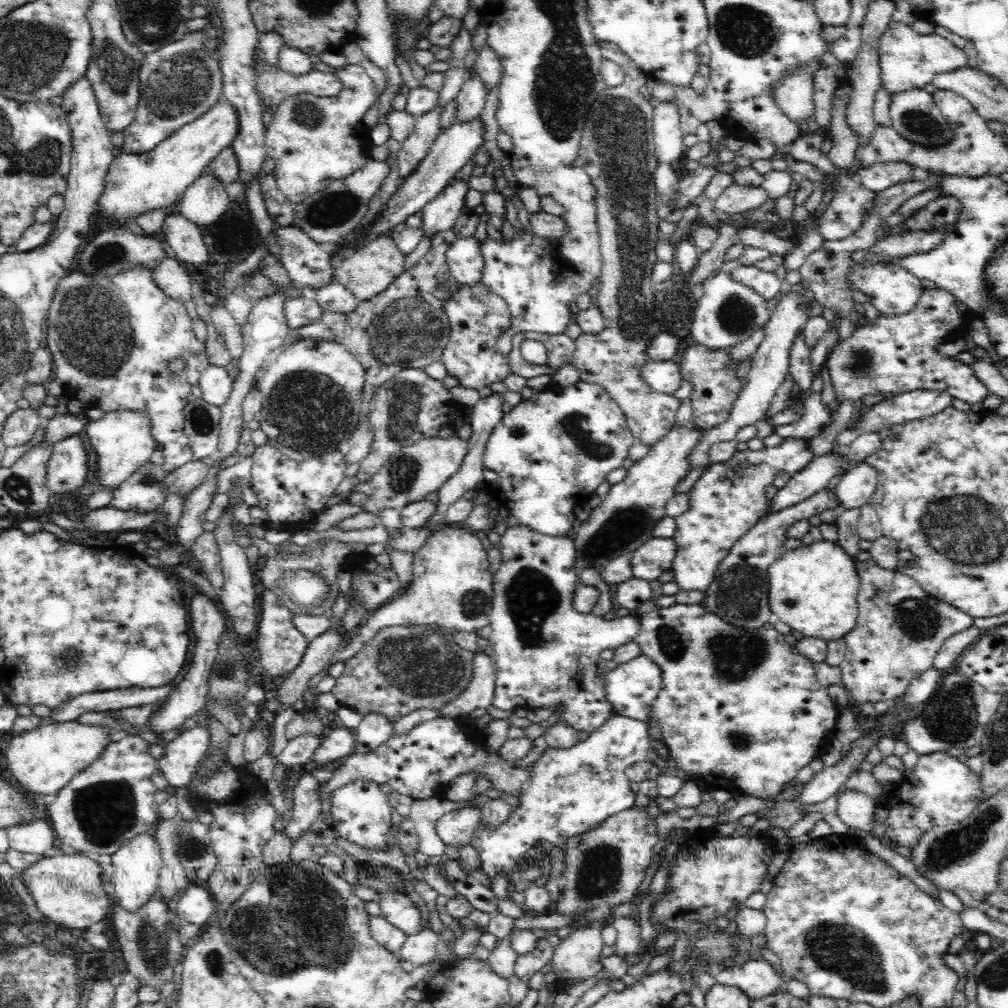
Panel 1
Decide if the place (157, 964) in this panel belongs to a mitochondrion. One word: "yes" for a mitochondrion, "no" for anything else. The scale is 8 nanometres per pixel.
yes

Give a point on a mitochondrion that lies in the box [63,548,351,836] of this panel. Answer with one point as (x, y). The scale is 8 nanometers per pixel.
(230, 668)

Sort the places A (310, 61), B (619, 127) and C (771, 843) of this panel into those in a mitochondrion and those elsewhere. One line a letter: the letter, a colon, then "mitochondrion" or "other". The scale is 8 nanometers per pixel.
A: other
B: mitochondrion
C: other

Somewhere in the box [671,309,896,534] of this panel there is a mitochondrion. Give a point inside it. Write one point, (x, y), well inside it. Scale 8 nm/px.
(859, 364)

